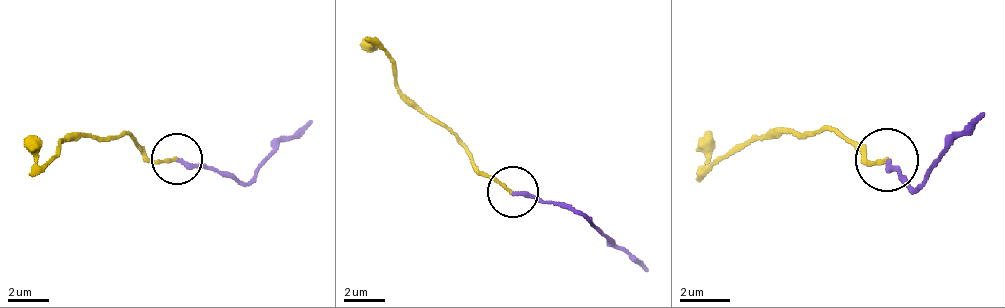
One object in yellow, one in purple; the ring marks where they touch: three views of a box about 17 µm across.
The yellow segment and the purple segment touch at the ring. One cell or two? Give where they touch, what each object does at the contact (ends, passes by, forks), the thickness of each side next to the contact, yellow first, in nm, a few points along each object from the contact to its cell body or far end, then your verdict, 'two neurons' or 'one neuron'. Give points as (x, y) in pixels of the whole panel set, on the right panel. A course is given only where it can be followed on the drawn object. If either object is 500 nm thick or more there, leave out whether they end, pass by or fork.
(886, 160) | yellow ends | purple ends | 150/220 nm | yellow via (888, 161), (869, 161), (832, 130), (769, 130), (713, 168), (706, 130) | purple via (888, 161), (919, 186), (982, 111) | one neuron

